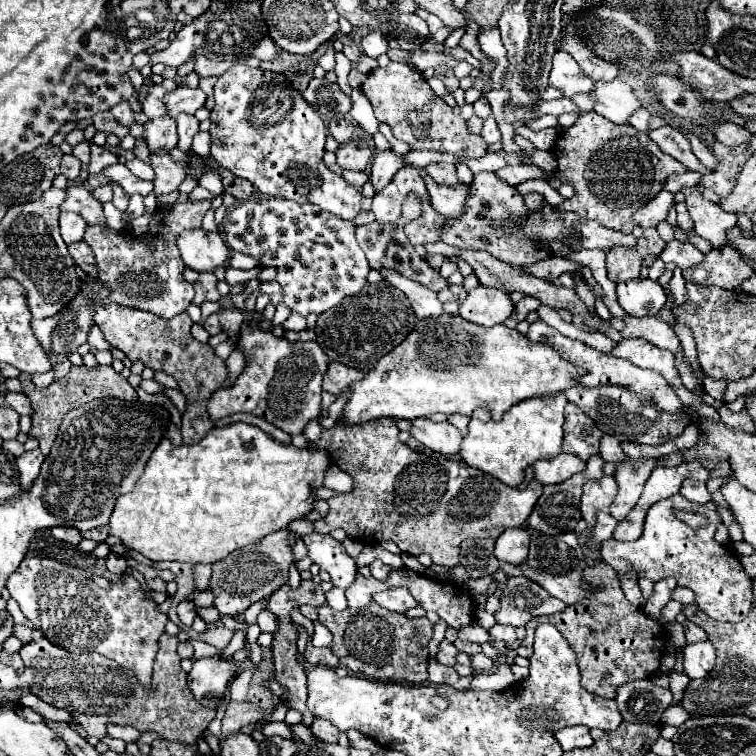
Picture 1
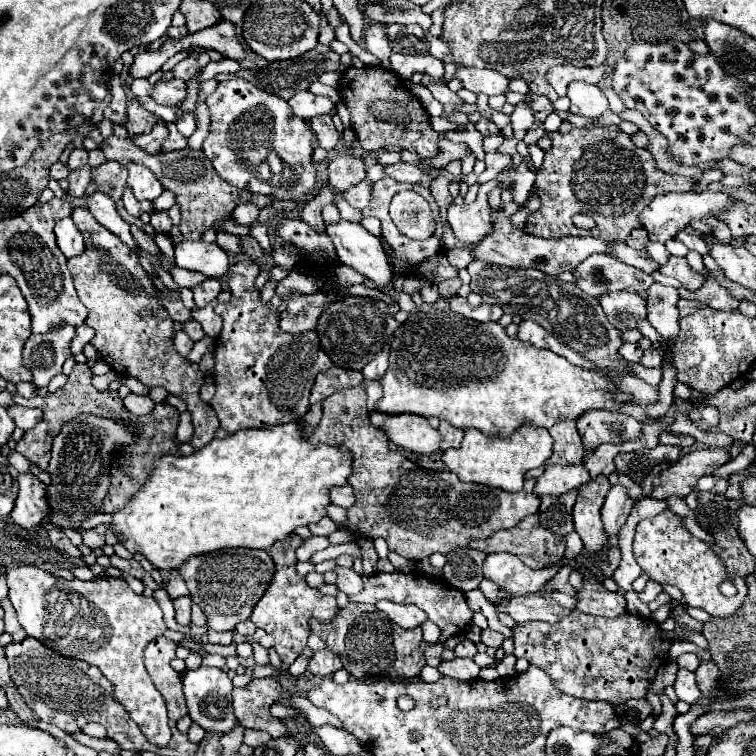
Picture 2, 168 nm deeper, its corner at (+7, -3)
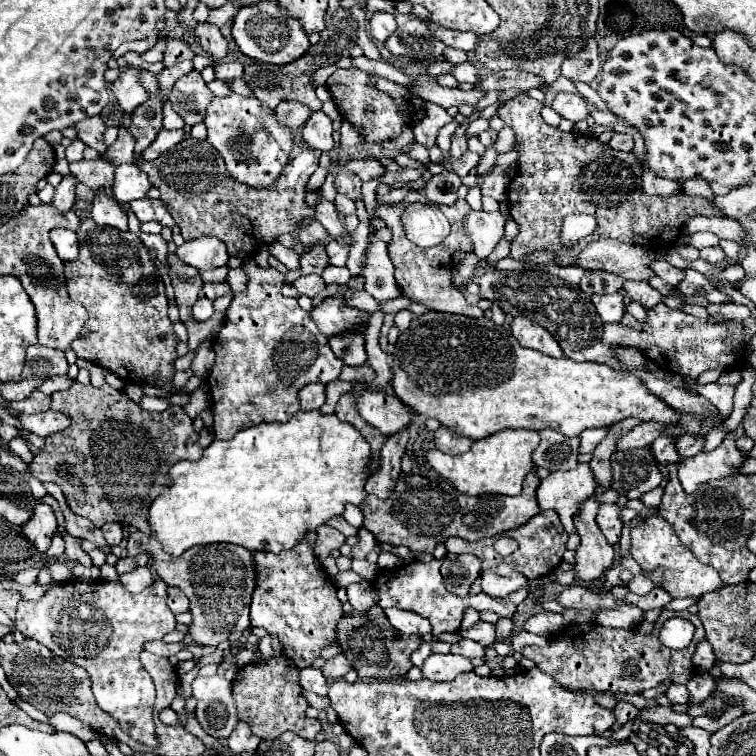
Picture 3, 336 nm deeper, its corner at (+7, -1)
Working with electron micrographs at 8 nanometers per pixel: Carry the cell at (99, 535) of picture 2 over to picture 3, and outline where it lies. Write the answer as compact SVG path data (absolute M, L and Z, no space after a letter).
M110 522L110 524L104 524L102 526L102 532L104 532L104 538L106 542L112 546L112 544L120 544L122 540L122 526L118 522Z

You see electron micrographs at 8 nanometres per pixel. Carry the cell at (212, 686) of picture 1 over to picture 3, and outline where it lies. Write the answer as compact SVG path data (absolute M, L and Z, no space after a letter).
M220 674L196 676L192 682L196 720L214 738L228 738L238 722L230 686L232 684Z

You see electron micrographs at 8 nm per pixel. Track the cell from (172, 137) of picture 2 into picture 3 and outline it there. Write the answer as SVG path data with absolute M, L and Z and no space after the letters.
M162 128L162 132L160 132L158 138L156 138L156 142L152 142L152 146L146 148L140 156L142 156L144 160L154 160L154 158L158 158L162 152L166 152L166 150L170 150L172 146L180 144L182 140L184 140L184 130L166 130L166 128Z

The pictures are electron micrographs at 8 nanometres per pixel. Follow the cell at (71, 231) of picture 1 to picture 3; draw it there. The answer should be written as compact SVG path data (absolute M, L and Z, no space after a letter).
M54 228L50 232L50 240L58 252L58 256L64 260L64 262L70 262L78 256L78 238L72 230L68 228Z

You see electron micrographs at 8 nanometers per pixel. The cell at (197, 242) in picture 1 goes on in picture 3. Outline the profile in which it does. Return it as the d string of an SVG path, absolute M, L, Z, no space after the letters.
M204 236L184 242L182 246L178 246L176 254L182 262L198 270L214 270L218 266L226 266L228 262L228 252L224 242L214 236Z

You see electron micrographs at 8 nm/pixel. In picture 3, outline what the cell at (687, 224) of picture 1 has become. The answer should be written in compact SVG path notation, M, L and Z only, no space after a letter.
M714 246L714 248L702 248L700 250L700 258L704 258L710 264L722 264L726 254L724 254L724 250L720 246Z

